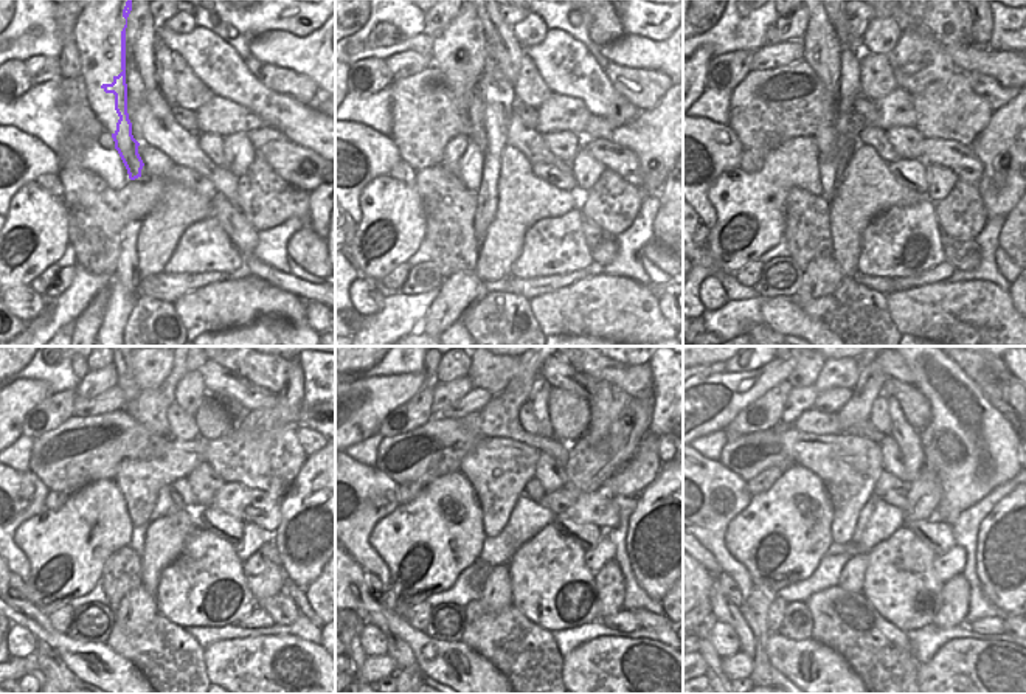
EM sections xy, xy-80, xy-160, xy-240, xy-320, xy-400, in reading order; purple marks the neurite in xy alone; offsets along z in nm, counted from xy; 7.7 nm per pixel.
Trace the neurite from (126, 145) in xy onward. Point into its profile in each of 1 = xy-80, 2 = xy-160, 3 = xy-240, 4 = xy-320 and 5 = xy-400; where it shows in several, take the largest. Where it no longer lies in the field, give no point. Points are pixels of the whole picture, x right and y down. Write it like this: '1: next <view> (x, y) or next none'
1: next xy-80 (469, 92)
2: next xy-160 (823, 50)
3: next xy-240 (124, 378)
4: next none
5: next none

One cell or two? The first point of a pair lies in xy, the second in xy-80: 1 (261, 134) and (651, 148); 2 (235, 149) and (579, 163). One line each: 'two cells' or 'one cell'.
1: one cell
2: one cell

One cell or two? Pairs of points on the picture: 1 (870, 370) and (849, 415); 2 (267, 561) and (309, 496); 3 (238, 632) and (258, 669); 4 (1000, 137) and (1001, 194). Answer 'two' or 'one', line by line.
1: one
2: two
3: two
4: one

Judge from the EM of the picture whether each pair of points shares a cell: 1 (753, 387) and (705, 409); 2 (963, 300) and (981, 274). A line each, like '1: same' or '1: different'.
1: same
2: different

